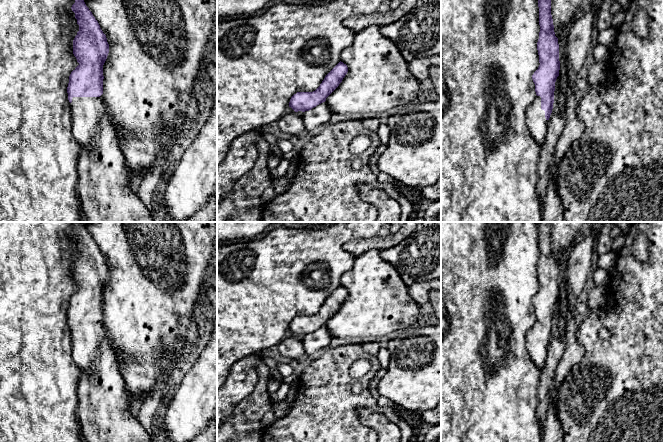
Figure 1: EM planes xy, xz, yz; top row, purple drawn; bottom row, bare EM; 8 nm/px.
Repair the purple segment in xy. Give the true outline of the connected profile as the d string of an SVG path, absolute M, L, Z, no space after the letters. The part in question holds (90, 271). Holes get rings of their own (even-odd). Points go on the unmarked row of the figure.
M75 222L71 233L79 249L73 264L73 278L79 289L71 296L67 311L72 334L72 357L82 371L93 374L100 342L105 337L103 289L109 277L109 268L83 222Z

